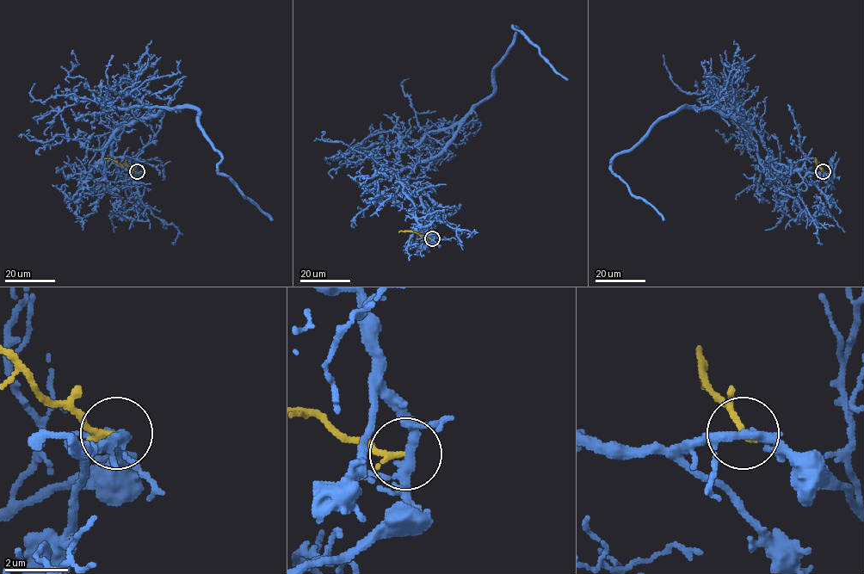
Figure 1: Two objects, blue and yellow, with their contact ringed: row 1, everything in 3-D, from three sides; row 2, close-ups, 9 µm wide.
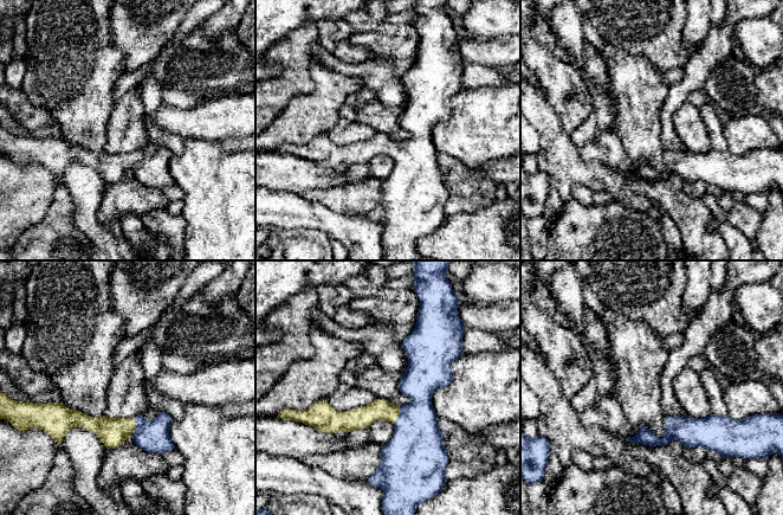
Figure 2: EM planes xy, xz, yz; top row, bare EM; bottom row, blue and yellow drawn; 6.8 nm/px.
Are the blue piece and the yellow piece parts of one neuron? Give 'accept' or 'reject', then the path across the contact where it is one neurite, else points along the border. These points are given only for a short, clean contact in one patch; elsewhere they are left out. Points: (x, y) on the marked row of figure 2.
accept; runs through xy (153, 436), (135, 426), (123, 427), (112, 432)

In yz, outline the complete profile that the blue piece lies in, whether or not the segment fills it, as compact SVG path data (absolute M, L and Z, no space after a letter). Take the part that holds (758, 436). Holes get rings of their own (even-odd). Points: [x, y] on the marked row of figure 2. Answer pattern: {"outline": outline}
{"outline": "M687 414L666 417L665 436L659 438L654 431L642 426L634 437L626 442L656 446L678 440L685 448L704 446L723 457L768 458L778 453L783 459L783 416L755 414L743 420L726 416L710 414L695 419Z"}

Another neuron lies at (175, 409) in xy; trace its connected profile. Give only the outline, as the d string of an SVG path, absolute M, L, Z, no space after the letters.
M144 376L144 393L149 400L150 406L157 408L160 412L168 413L173 420L182 419L185 416L185 404L157 392L151 381L153 378Z

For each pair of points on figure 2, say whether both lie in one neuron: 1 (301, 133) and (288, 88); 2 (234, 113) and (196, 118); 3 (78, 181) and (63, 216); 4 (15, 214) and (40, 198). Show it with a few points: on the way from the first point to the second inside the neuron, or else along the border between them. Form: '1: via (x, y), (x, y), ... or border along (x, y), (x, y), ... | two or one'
1: border along (311, 81), (312, 89), (295, 96), (273, 121) | two
2: via (225, 115), (206, 118) | one
3: border along (59, 181), (69, 192), (72, 223), (76, 226) | two
4: via (21, 208), (34, 198) | one

